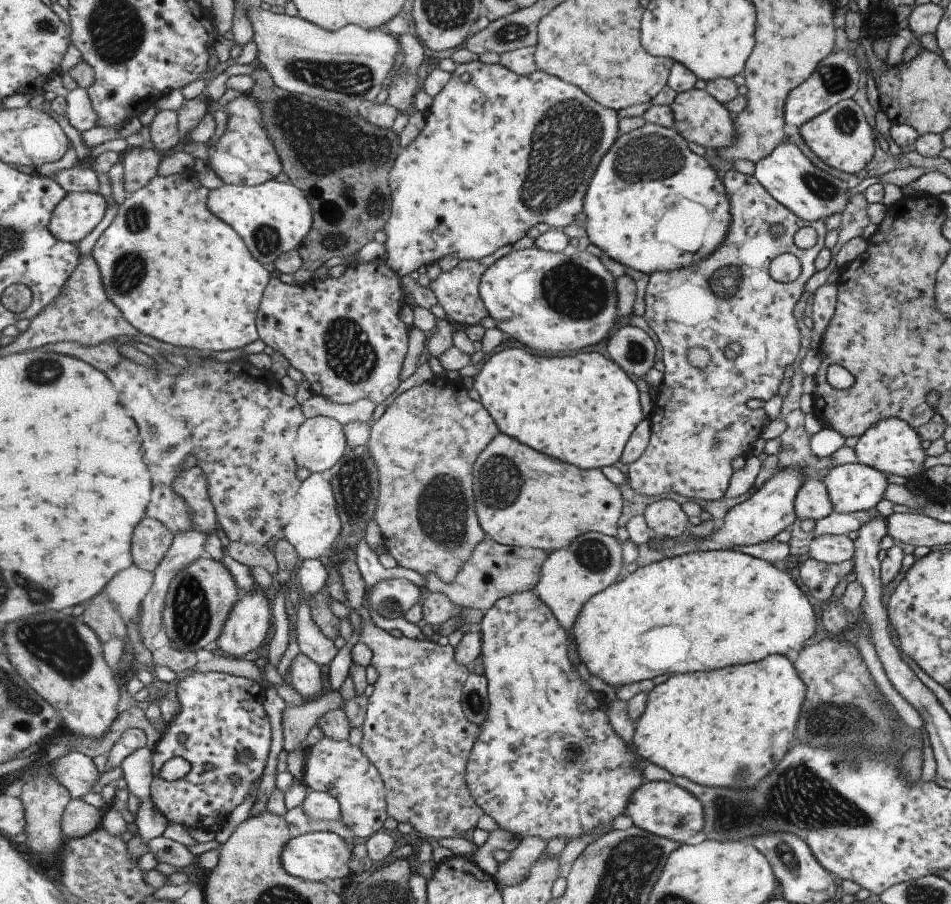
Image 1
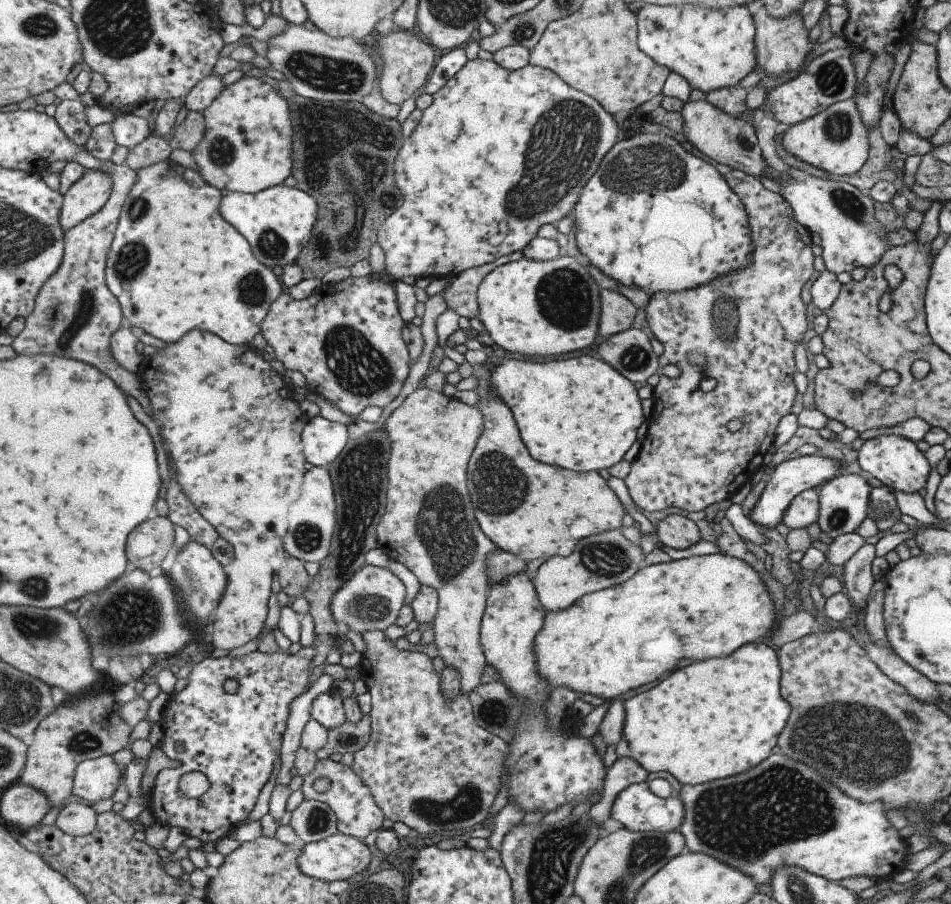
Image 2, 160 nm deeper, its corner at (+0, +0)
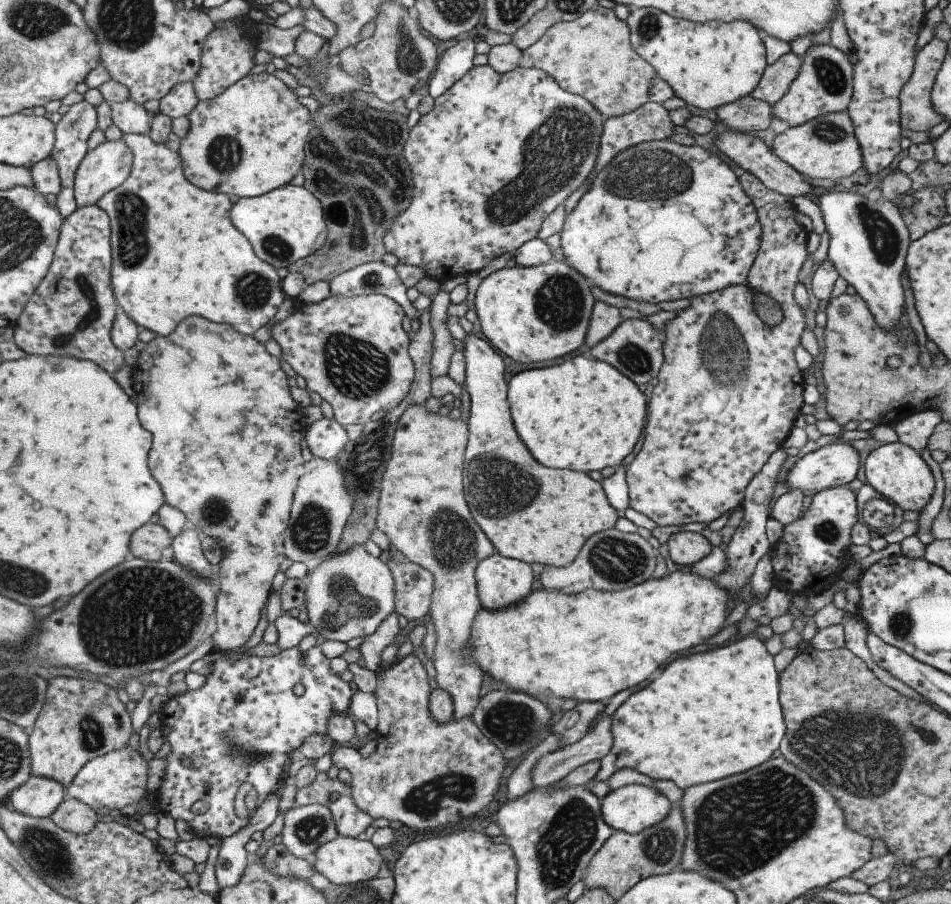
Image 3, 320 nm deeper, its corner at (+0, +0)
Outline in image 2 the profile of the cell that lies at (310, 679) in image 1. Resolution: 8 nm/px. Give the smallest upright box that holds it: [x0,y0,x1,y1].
[310,691,344,728]

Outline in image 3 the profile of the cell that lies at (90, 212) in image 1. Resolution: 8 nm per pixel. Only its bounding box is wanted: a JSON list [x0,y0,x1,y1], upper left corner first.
[74,137,133,208]

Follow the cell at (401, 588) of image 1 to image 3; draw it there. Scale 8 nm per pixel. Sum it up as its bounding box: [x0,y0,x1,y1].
[303,545,394,643]

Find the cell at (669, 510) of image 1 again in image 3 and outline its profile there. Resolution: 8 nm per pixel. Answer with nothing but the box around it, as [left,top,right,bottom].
[668,533,711,565]

